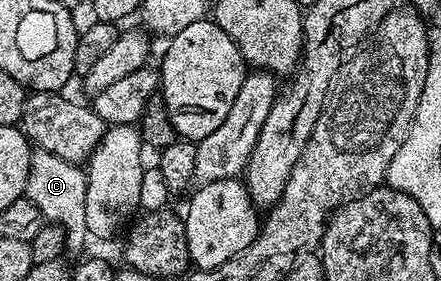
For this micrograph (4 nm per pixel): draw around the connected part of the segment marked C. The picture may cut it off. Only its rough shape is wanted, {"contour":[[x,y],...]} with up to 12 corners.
{"contour":[[52,152],[31,153],[24,197],[86,240],[86,170]]}

